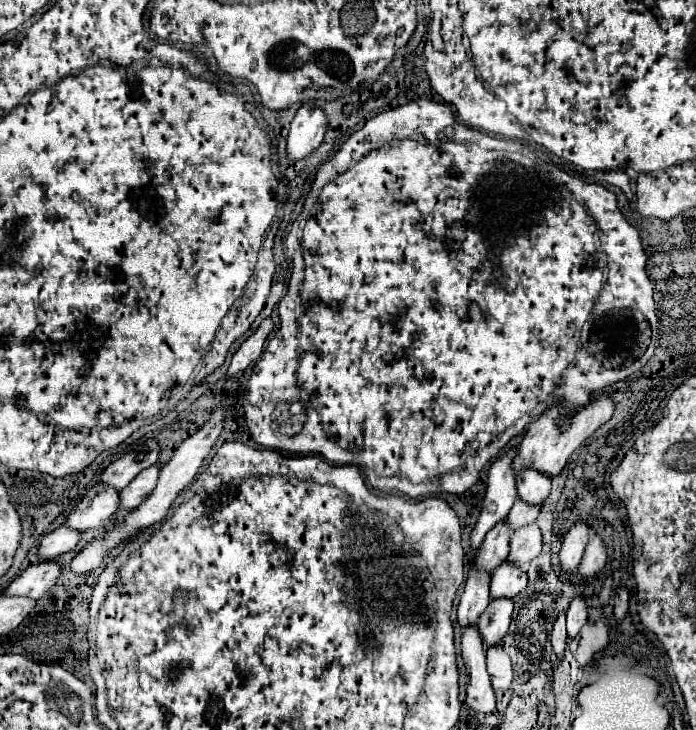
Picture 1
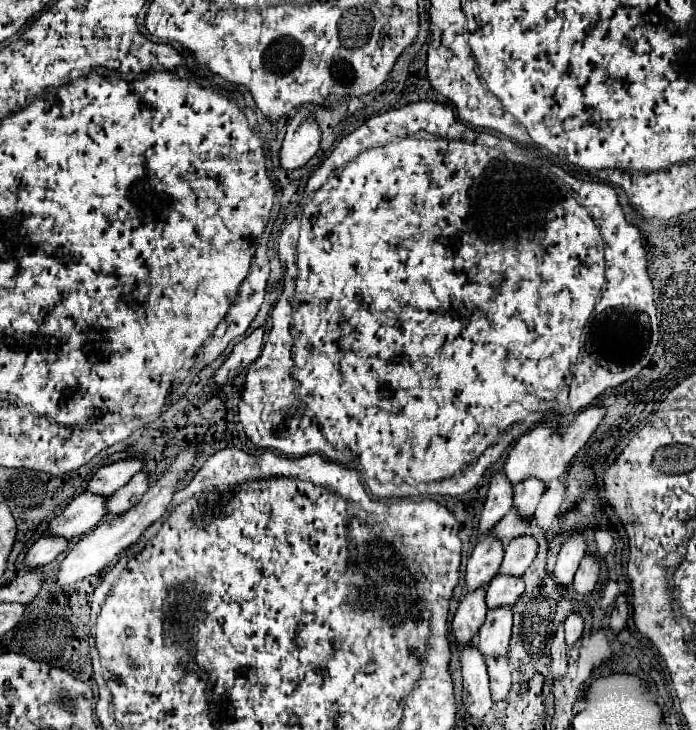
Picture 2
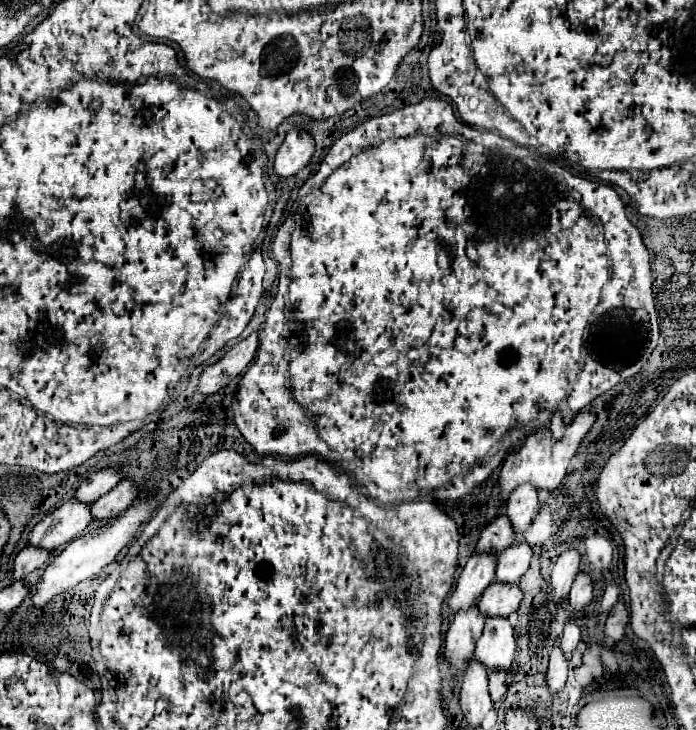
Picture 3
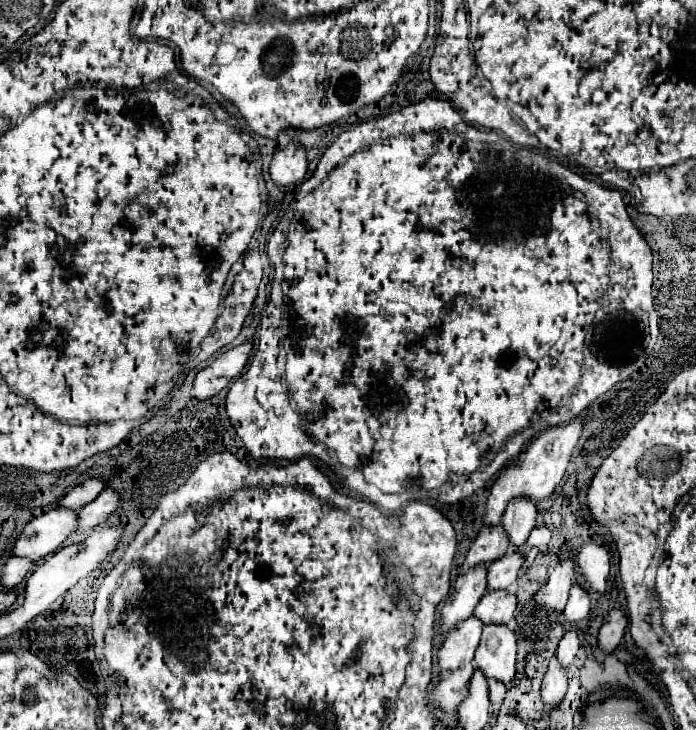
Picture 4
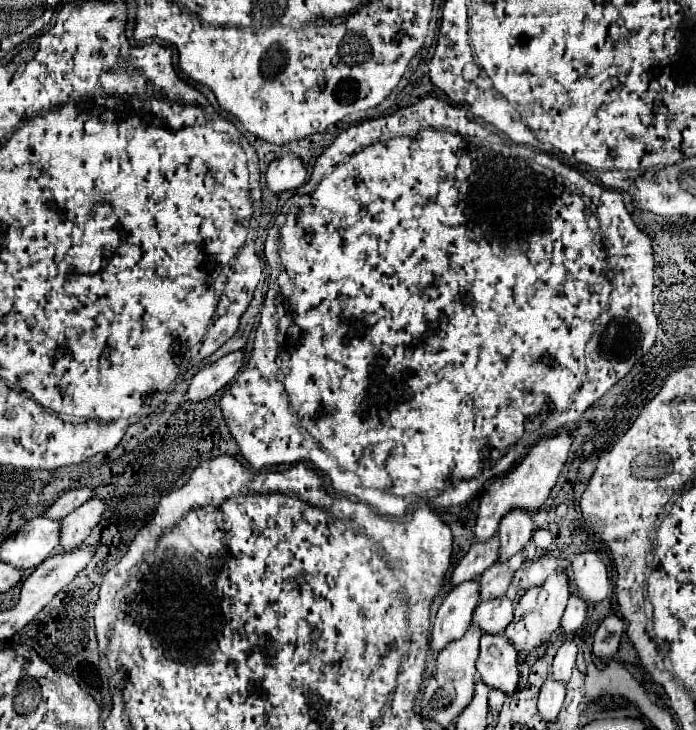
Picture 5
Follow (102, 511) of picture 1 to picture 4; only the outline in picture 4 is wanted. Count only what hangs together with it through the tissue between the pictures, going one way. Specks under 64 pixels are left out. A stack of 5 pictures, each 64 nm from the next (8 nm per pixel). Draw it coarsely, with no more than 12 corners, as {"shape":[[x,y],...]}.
{"shape":[[56,506],[24,526],[14,554],[42,560],[76,528],[78,512]]}

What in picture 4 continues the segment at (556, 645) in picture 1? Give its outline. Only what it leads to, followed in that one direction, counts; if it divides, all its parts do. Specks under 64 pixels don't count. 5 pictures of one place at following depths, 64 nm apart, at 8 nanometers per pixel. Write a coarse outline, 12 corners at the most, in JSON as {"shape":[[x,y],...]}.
{"shape":[[552,656],[542,680],[542,700],[550,710],[566,694],[566,672]]}

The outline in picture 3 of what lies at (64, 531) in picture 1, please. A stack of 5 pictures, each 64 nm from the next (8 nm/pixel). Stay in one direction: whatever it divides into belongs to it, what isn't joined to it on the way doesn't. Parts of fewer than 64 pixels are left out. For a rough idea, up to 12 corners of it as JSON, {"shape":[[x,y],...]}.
{"shape":[[26,546],[14,560],[14,578],[48,564],[52,550]]}

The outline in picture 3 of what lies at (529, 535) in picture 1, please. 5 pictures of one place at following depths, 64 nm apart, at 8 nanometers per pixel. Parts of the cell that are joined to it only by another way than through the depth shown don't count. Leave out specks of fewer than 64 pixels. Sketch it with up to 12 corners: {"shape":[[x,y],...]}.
{"shape":[[524,540],[500,552],[494,580],[518,584],[532,560]]}

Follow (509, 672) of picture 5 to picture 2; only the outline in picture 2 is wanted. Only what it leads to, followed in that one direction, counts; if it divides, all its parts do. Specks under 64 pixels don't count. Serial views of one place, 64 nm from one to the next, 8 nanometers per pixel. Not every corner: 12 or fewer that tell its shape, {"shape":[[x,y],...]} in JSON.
{"shape":[[508,606],[488,610],[480,626],[480,652],[506,656],[512,634]]}

